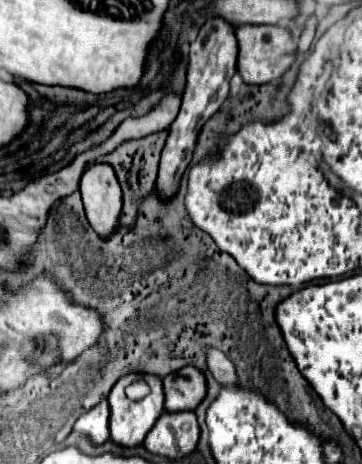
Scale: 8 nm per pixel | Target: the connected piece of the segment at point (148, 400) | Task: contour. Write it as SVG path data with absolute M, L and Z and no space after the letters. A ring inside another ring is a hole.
M123 375L109 393L111 405L111 439L125 447L141 445L149 429L163 413L163 385L157 375L151 375L151 393L145 399L131 401L125 395L125 387L133 381L131 375Z

